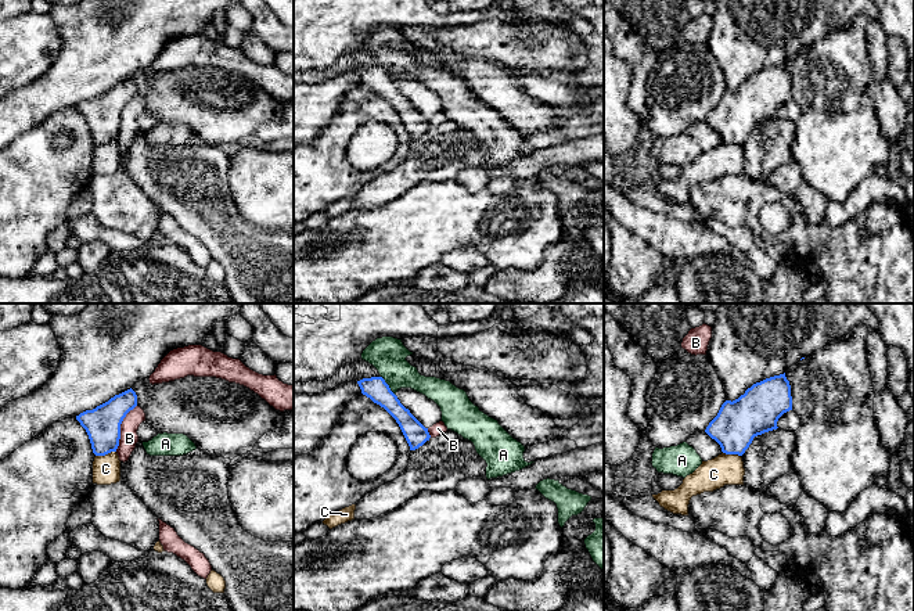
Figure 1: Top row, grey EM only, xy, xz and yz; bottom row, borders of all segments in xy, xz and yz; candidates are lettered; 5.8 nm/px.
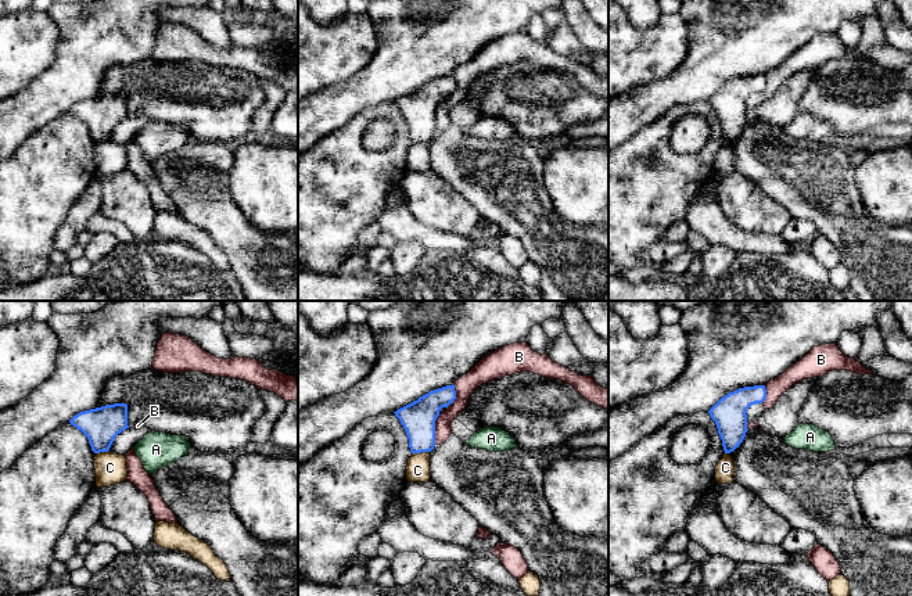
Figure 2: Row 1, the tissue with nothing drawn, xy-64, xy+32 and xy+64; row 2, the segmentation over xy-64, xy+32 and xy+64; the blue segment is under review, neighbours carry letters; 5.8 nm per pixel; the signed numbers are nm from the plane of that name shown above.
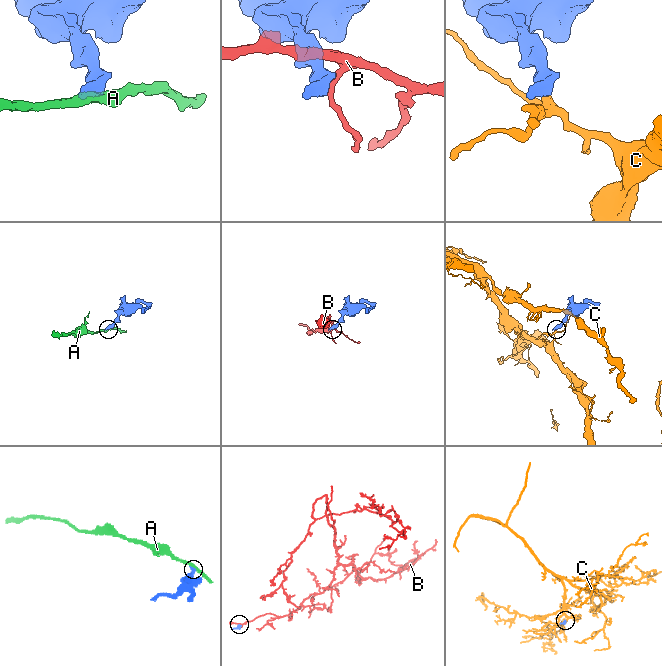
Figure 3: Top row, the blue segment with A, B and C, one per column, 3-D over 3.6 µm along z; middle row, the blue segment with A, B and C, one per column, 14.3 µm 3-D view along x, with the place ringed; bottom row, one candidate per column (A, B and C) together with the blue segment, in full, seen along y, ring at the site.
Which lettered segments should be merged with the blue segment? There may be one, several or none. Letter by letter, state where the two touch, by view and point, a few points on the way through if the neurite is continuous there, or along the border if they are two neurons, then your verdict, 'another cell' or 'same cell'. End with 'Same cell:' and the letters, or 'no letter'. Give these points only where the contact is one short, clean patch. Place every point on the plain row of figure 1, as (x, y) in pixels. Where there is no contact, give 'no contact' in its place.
A: xz (388, 75) | along xz (381, 65), (395, 85) | another cell
B: xy (119, 118) | along xy (136, 94), (121, 114), (119, 135), (115, 140) | another cell
C: xy (105, 143) | along xy (115, 140), (96, 146) | another cell
Same cell: no letter

